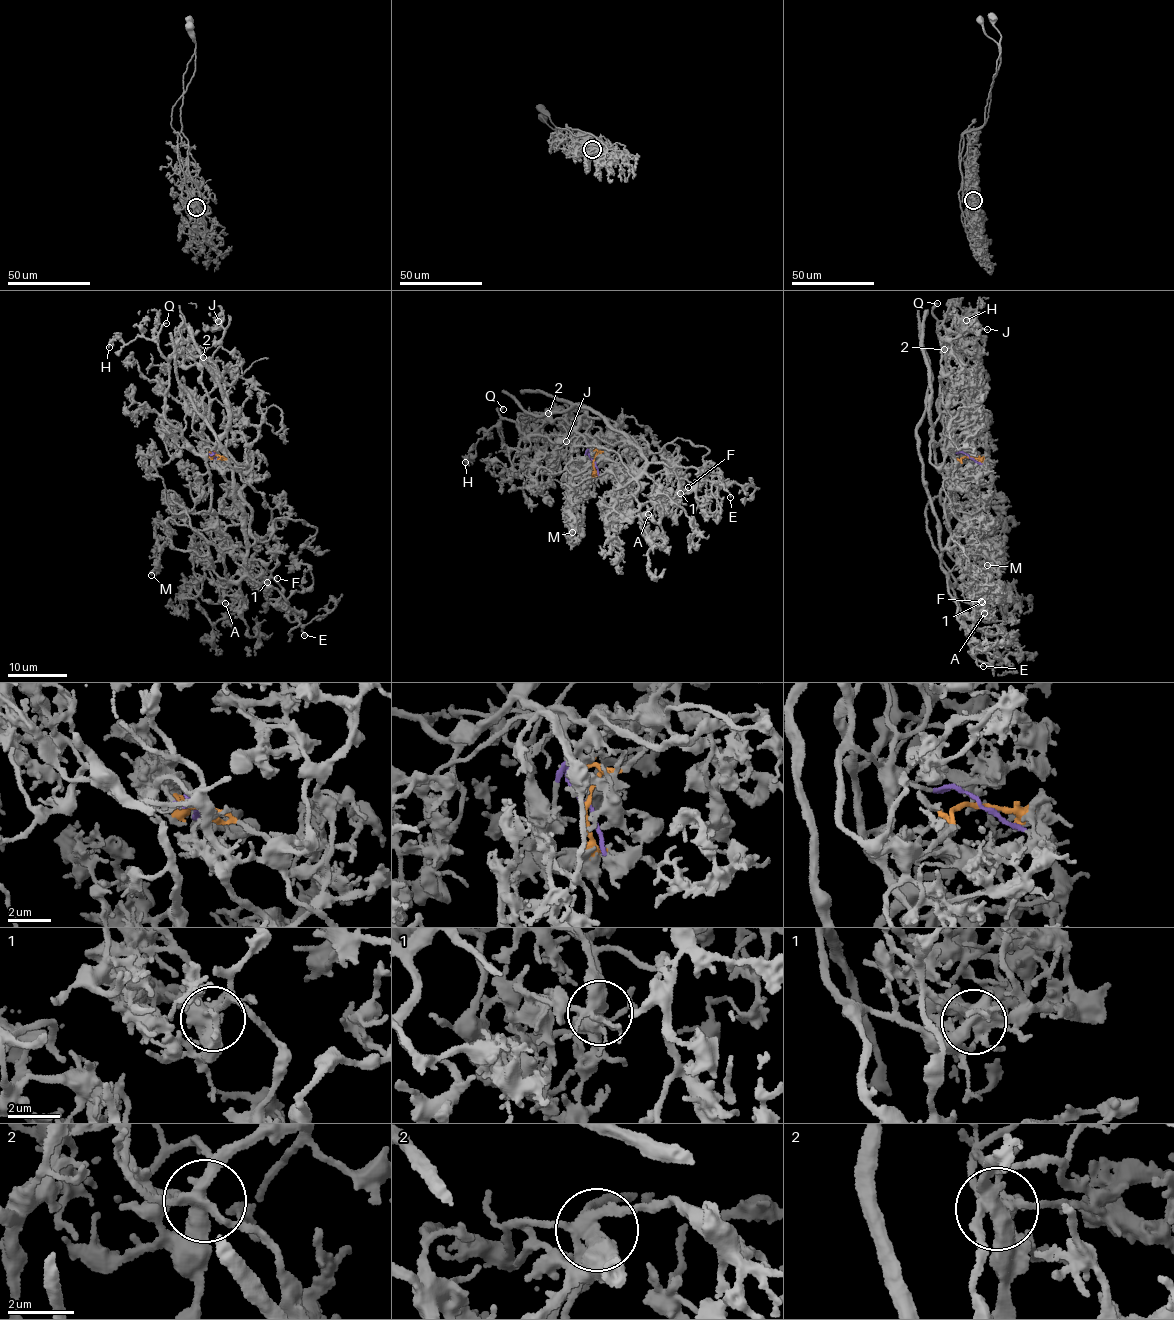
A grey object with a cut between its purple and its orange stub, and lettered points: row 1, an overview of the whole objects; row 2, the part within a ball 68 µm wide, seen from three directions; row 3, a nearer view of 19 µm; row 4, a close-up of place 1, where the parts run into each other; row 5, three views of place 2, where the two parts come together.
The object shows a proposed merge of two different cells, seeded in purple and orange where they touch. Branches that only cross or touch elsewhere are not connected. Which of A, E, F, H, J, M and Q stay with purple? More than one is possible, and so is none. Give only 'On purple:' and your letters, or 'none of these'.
On purple: A, E, F, M

